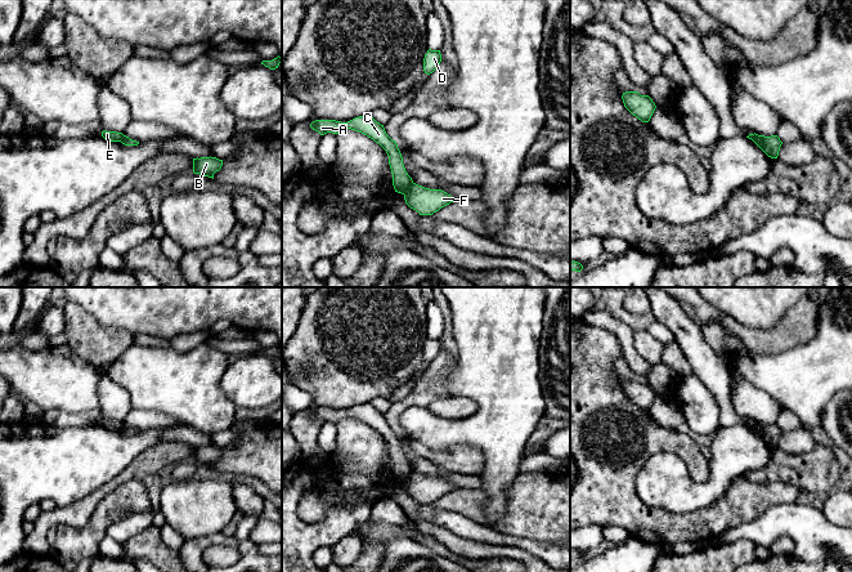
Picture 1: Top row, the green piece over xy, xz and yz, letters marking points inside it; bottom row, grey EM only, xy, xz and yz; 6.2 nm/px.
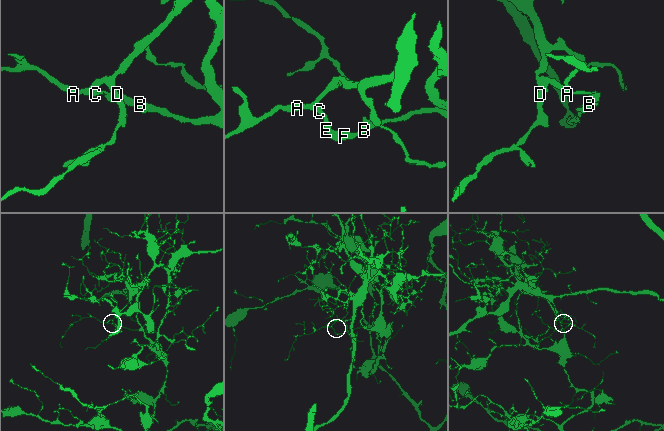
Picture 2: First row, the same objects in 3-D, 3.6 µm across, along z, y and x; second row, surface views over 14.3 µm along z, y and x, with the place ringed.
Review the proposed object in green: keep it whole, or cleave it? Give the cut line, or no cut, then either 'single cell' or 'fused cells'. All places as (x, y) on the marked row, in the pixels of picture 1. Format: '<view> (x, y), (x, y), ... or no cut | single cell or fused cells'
xz (412, 181), (404, 195) | fused cells

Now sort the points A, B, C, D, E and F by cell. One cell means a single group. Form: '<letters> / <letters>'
A C D E / B F

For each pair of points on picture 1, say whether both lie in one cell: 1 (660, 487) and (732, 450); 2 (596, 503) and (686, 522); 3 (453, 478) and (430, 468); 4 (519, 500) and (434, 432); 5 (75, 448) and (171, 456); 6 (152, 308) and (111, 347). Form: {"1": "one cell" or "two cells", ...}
{"1": "one cell", "2": "one cell", "3": "one cell", "4": "two cells", "5": "two cells", "6": "two cells"}

